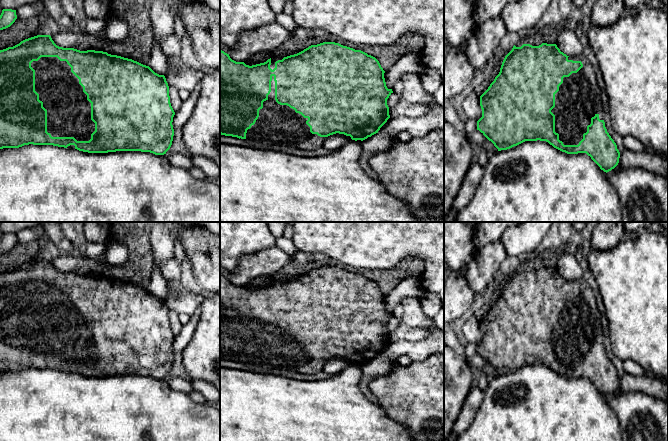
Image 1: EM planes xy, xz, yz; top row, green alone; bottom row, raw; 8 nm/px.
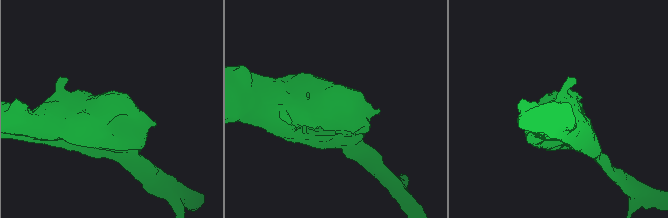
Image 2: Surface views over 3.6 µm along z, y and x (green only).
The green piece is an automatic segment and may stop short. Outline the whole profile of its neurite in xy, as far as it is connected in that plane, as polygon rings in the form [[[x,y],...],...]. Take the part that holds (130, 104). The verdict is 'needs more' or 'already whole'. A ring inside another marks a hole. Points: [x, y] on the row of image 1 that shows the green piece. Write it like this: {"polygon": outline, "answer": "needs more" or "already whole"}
{"polygon": [[[37,35],[0,50],[0,149],[33,144],[88,153],[141,151],[164,155],[172,145],[174,115],[165,76],[132,59],[59,47],[50,35]]], "answer": "needs more"}

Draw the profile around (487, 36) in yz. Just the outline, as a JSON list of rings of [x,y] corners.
[[[500,16],[494,17],[476,27],[466,47],[466,55],[477,70],[485,68],[502,38],[508,33]]]

